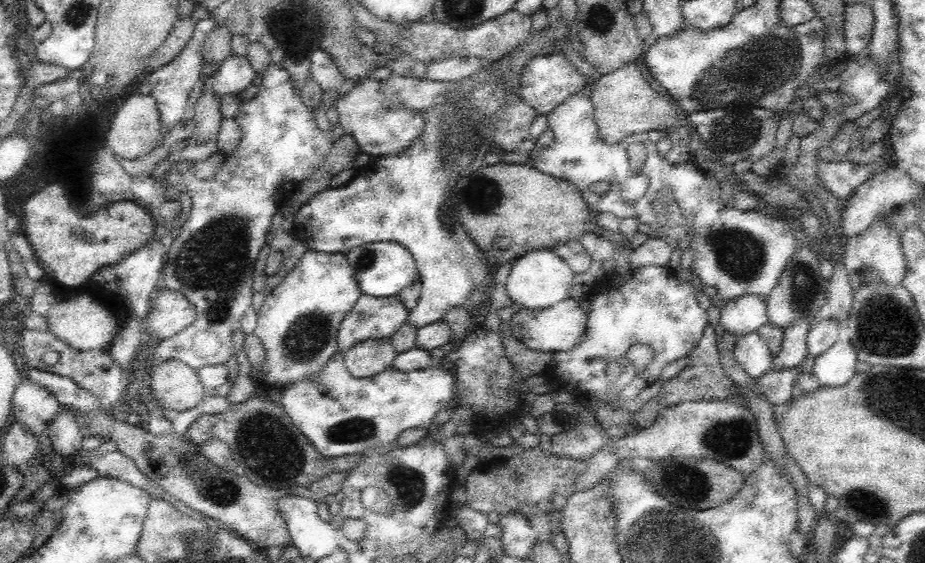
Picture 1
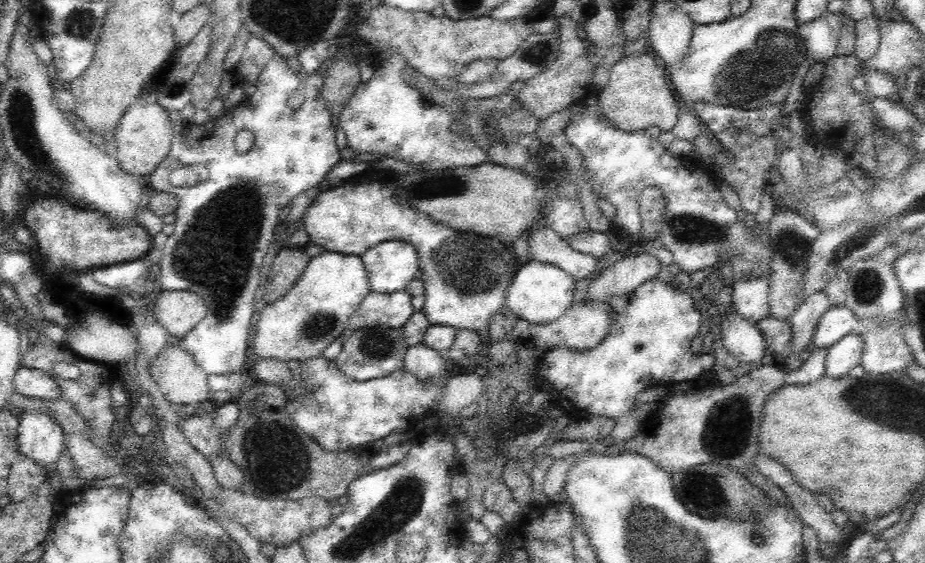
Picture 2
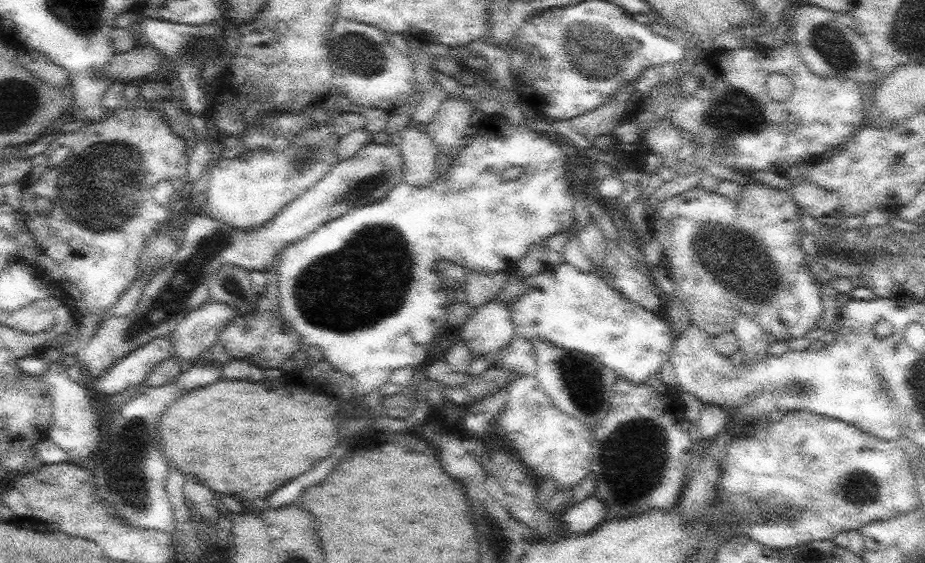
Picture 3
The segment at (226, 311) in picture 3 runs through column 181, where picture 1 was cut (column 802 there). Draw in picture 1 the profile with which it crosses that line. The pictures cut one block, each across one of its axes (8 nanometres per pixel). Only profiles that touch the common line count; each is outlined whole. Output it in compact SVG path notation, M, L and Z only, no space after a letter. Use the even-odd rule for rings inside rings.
M800 320L790 328L783 329L783 341L779 351L773 355L774 370L786 370L802 364L807 357L806 339L810 322Z

